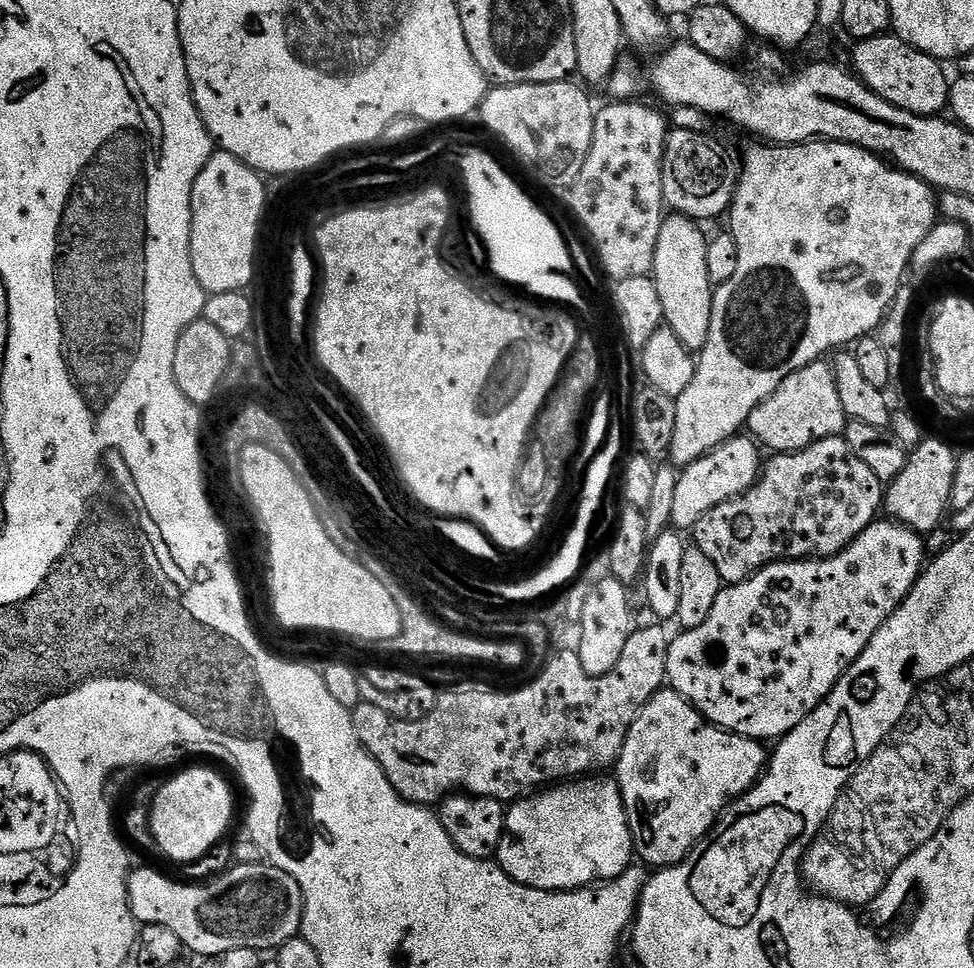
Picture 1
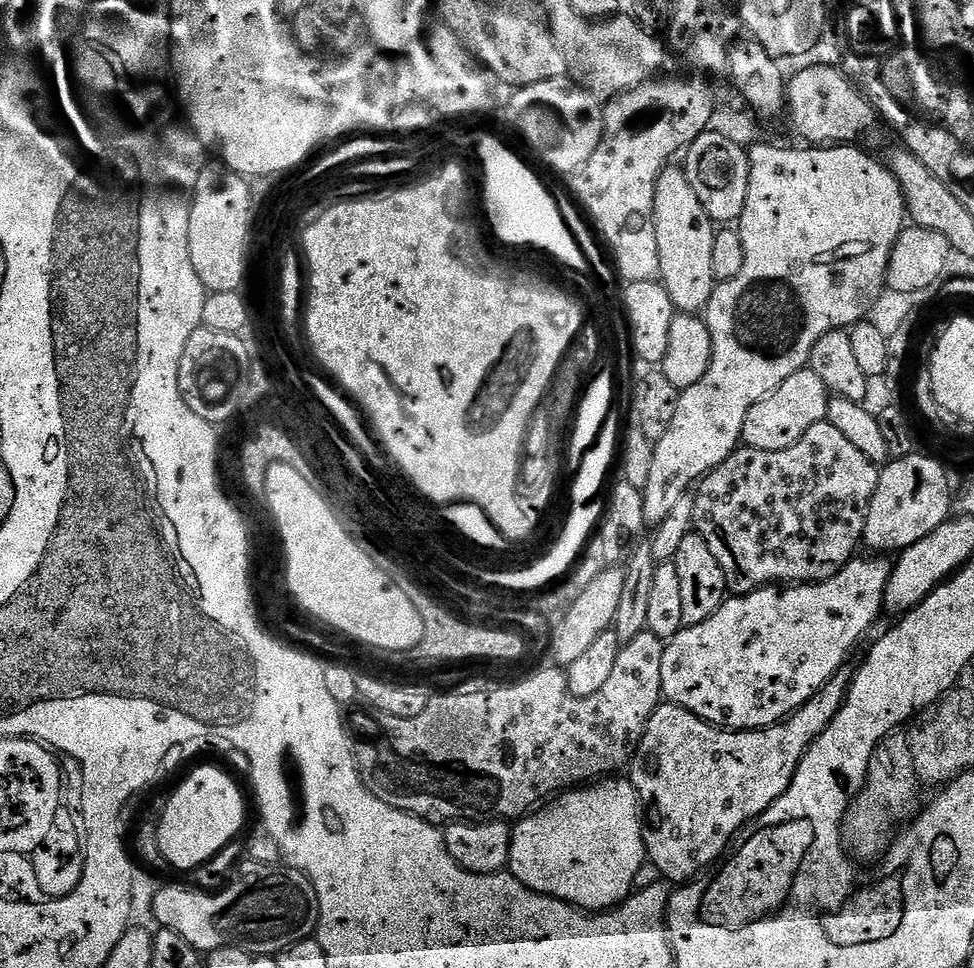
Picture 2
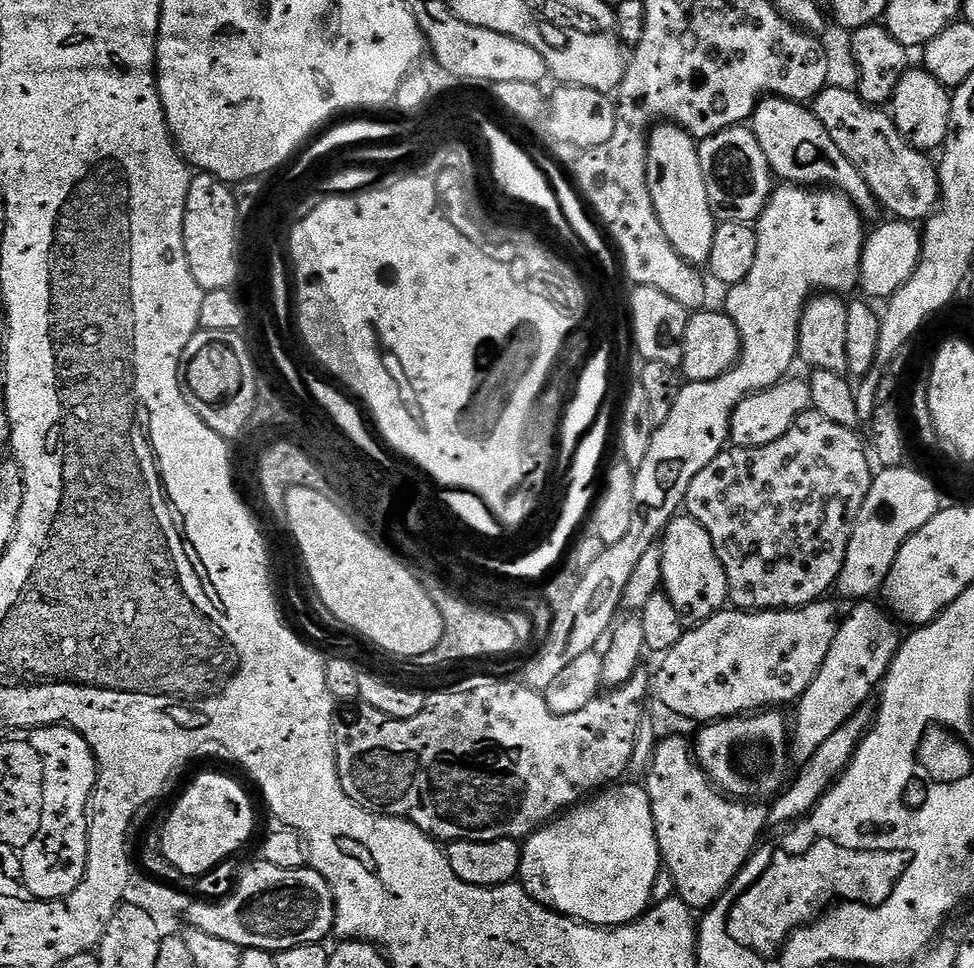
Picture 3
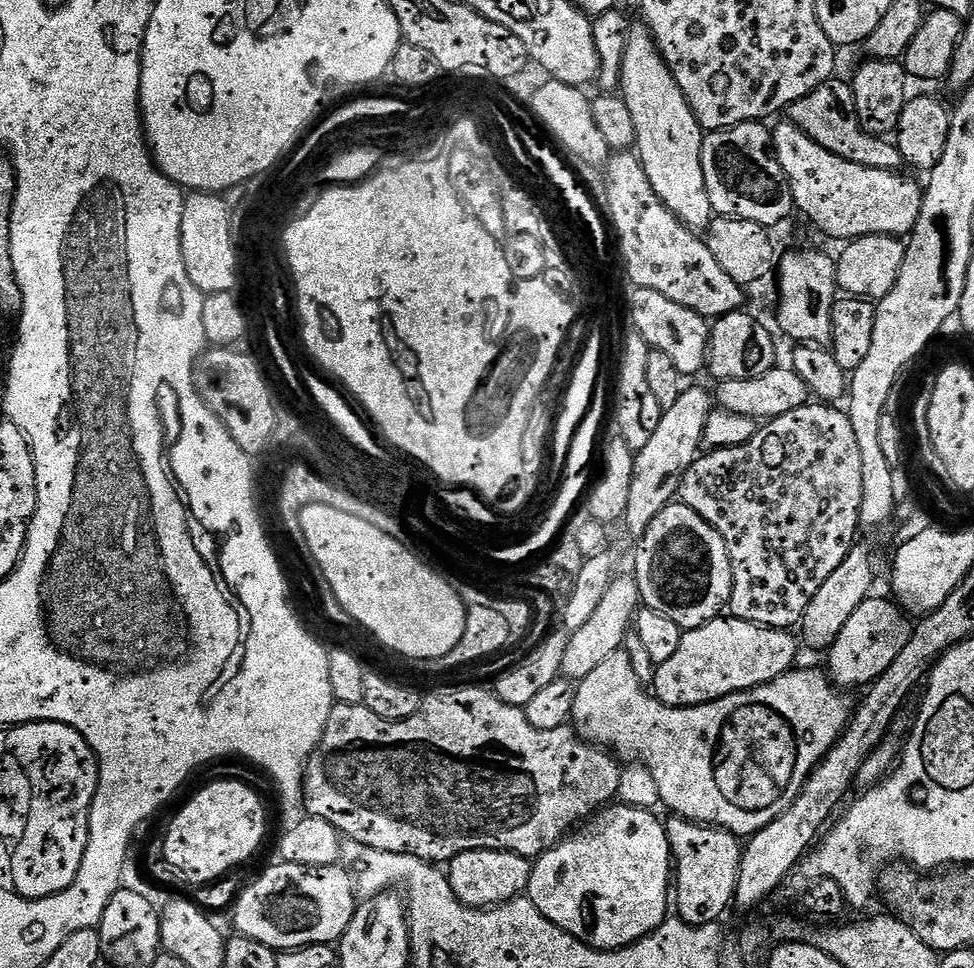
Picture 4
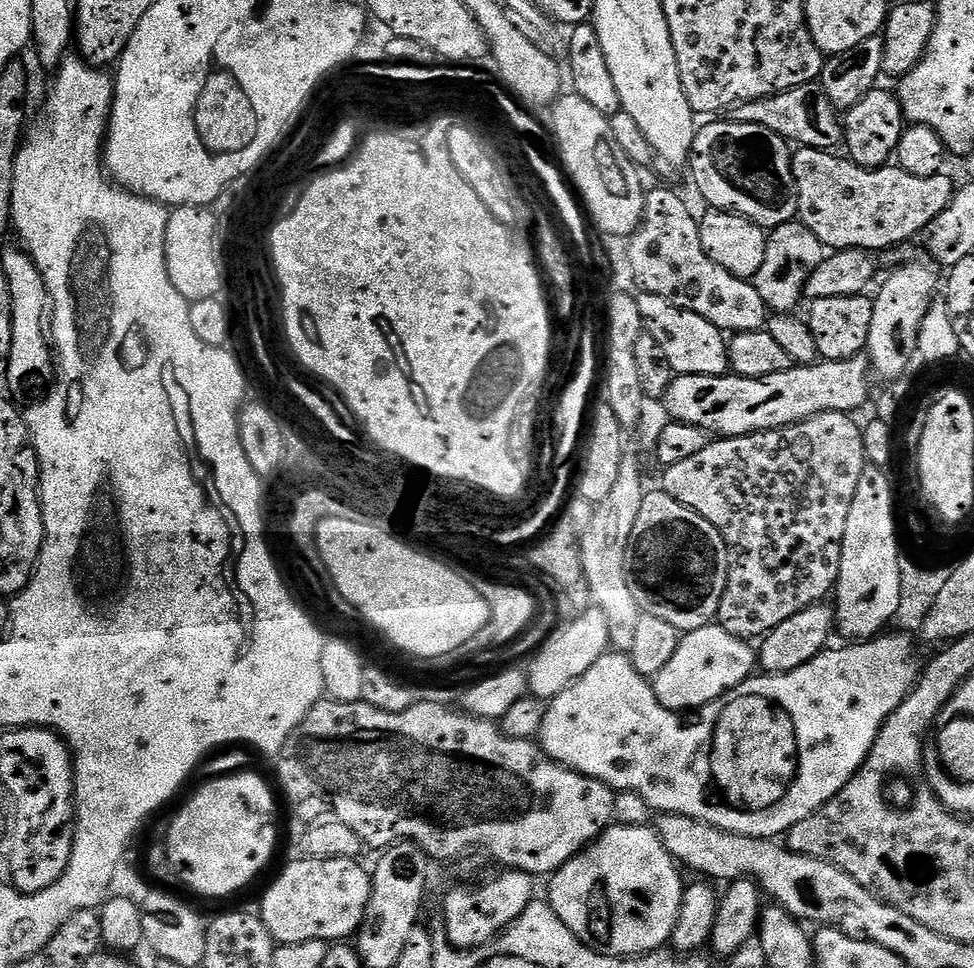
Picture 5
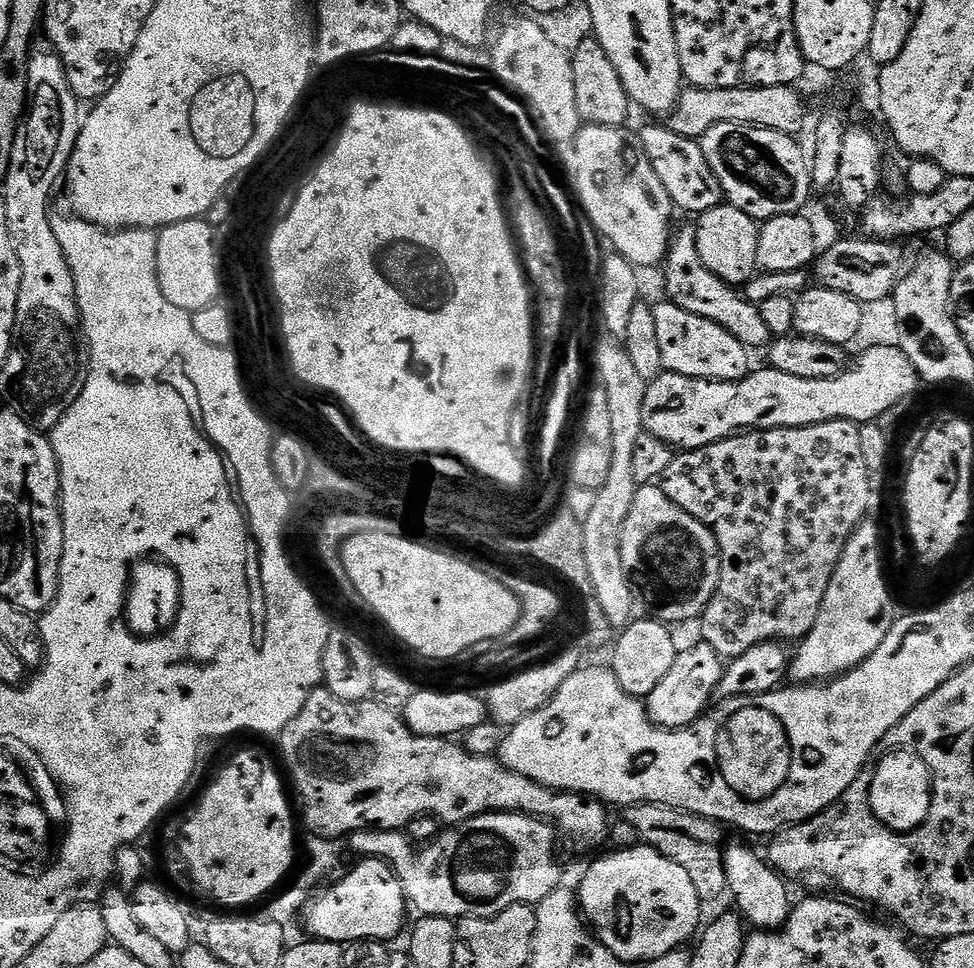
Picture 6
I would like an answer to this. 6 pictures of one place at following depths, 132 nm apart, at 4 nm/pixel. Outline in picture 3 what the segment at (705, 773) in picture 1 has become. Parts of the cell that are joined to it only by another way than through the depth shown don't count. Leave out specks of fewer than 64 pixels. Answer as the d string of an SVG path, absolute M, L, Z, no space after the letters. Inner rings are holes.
M856 602L852 613L839 621L830 654L818 670L814 682L795 701L796 721L790 724L790 756L793 761L805 762L830 734L834 734L859 708L869 703L868 695L879 689L888 667L902 643L897 621L876 602ZM668 736L657 743L654 754L652 755L652 764L648 767L646 773L646 787L648 790L648 797L650 798L650 806L652 807L652 813L654 814L654 822L656 823L656 837L658 838L658 846L660 847L660 859L663 867L672 875L672 880L676 883L675 895L682 902L686 902L688 907L693 910L707 910L716 903L716 900L722 893L724 893L734 882L734 878L739 874L743 868L745 862L750 859L752 853L756 851L758 845L761 843L762 837L760 837L760 831L763 828L769 827L768 822L768 808L760 802L741 802L723 792L713 784L712 779L704 773L703 768L700 767L695 755L694 748L691 743L688 744L680 736Z

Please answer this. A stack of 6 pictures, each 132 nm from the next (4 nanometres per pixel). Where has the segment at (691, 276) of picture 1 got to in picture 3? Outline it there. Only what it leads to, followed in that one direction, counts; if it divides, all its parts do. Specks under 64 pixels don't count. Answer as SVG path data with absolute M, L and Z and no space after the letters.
M667 122L653 127L648 134L648 189L654 202L654 214L658 214L658 222L662 222L670 246L678 250L686 263L707 265L718 221L710 210L706 178L702 178L700 149L693 133Z

